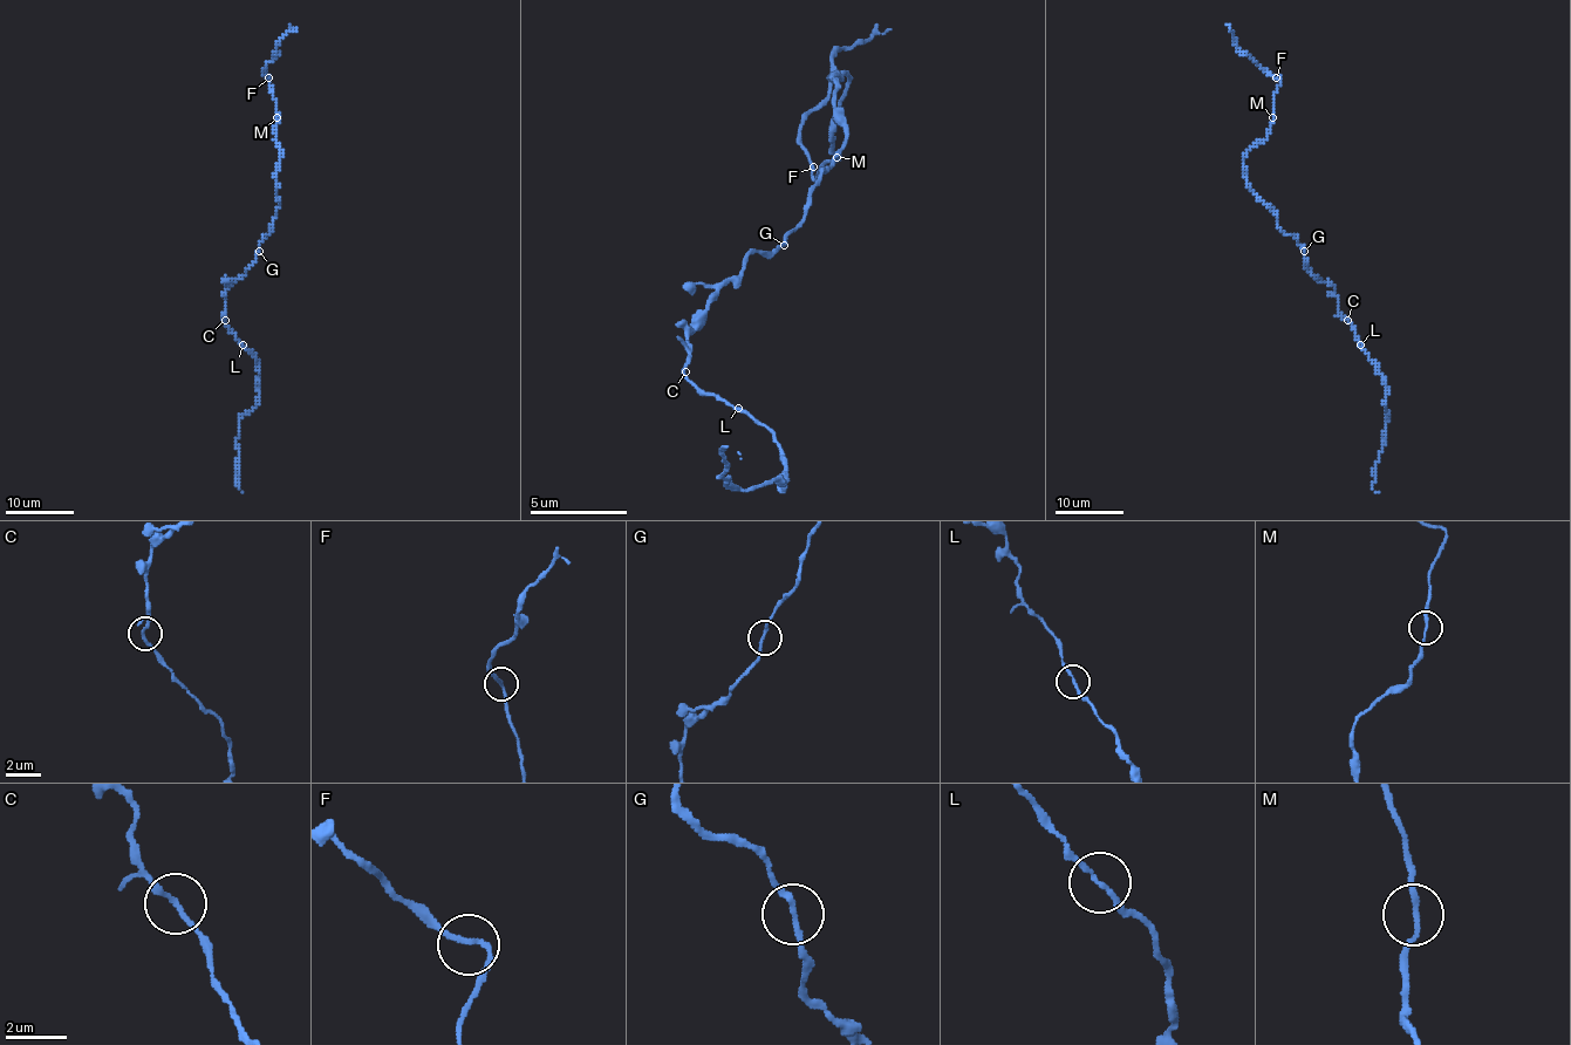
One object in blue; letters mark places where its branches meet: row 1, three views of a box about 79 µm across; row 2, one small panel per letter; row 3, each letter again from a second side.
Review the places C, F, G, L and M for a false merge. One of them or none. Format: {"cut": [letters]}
{"cut": []}

